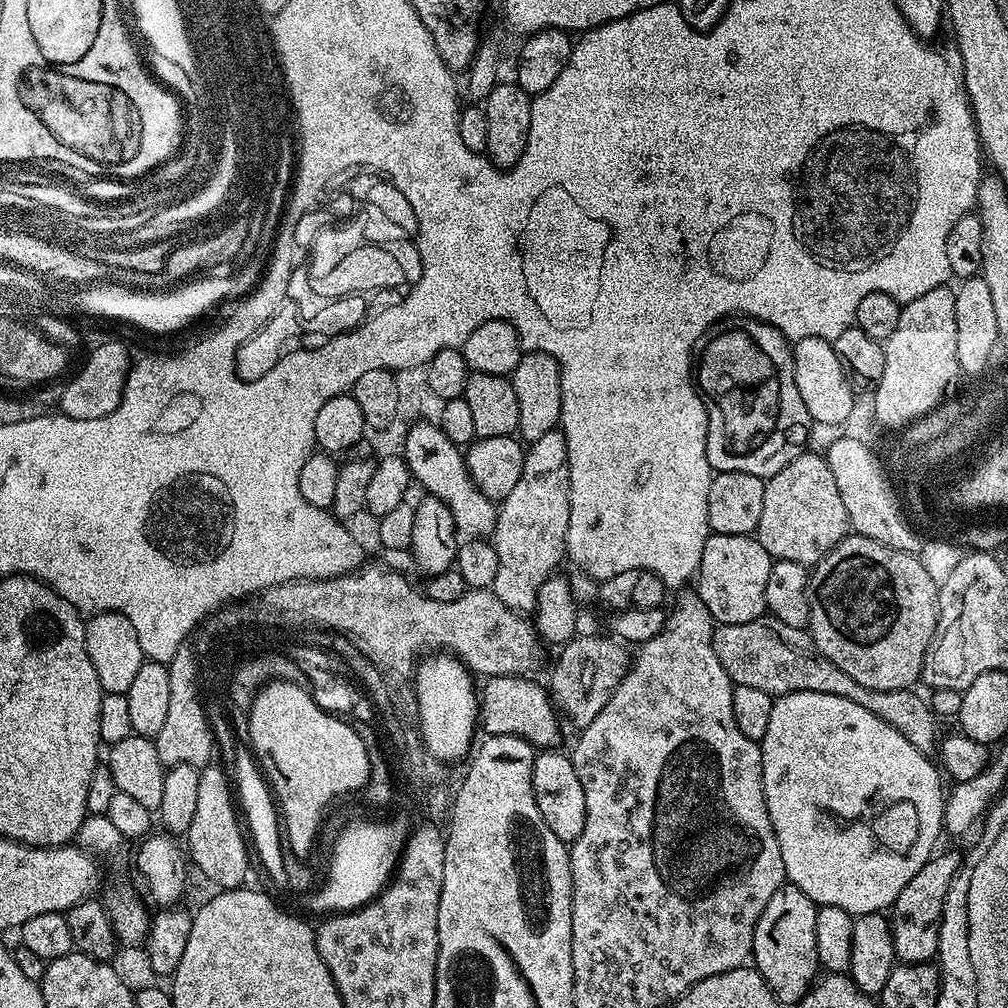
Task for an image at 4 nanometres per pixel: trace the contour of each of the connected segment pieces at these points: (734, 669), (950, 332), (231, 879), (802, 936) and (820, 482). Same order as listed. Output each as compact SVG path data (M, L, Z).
M766 614L750 622L719 625L712 633L712 646L714 654L718 654L718 662L722 662L722 670L726 670L733 685L755 686L774 698L798 692L849 698L850 702L858 702L858 706L882 718L882 722L890 722L890 726L894 726L894 730L898 730L898 734L902 734L910 746L925 754L937 751L938 718L932 713L932 705L925 697L923 700L912 688L870 690L859 685L818 650L805 629L789 626Z
M951 287L935 288L934 290L926 290L926 294L922 294L922 298L914 298L909 304L903 305L898 318L898 326L894 329L894 334L890 334L888 340L883 341L884 348L906 348L906 356L890 356L890 350L884 350L884 369L882 370L882 378L879 384L875 385L874 392L876 397L872 400L872 412L876 415L876 420L884 428L903 429L912 421L919 419L920 416L926 415L929 411L939 407L942 401L949 395L948 387L955 382L956 379L961 379L962 373L960 363L958 362L958 325L954 323L954 298L955 291Z
M213 762L208 767L200 769L198 806L194 809L194 822L190 822L190 830L186 834L186 852L191 863L192 860L196 863L197 870L210 883L217 884L217 889L223 890L239 888L247 881L244 879L248 876L250 844L242 831L242 820L238 815L237 801L234 799L233 781L229 773L227 776L218 764Z
M785 882L781 888L774 890L770 902L766 902L766 910L762 910L762 918L758 918L756 923L751 959L781 1005L796 1005L808 993L821 971L818 941L814 939L817 907L805 892L798 890L798 886Z
M805 450L794 462L782 466L778 474L764 480L762 518L758 518L754 535L773 560L814 566L849 532L846 506L842 506L834 474L830 474L823 455L815 456L812 450Z

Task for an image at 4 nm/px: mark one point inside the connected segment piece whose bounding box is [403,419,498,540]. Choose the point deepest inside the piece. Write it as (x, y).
(439, 465)

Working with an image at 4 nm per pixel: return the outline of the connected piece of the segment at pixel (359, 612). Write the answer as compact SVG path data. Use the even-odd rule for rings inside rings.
M365 562L356 571L329 580L295 580L290 584L279 584L267 589L262 599L268 608L292 608L298 616L306 616L312 623L310 625L347 636L359 645L361 652L377 668L392 676L396 675L396 678L411 677L422 658L440 653L455 656L467 666L469 672L480 678L523 676L531 673L531 668L539 662L542 641L536 634L535 623L527 615L510 610L510 606L502 603L491 590L469 588L462 598L454 602L434 602L419 587L412 588L411 582L404 576L407 575L403 571L389 568L383 562Z

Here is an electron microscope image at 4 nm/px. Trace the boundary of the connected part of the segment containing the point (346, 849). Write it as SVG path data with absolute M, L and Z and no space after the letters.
M393 815L382 824L373 818L365 818L352 824L336 840L332 848L332 861L328 864L328 881L316 896L316 904L325 908L325 913L351 912L369 904L392 878L400 855L404 853L404 841L410 835L409 825L402 818Z

